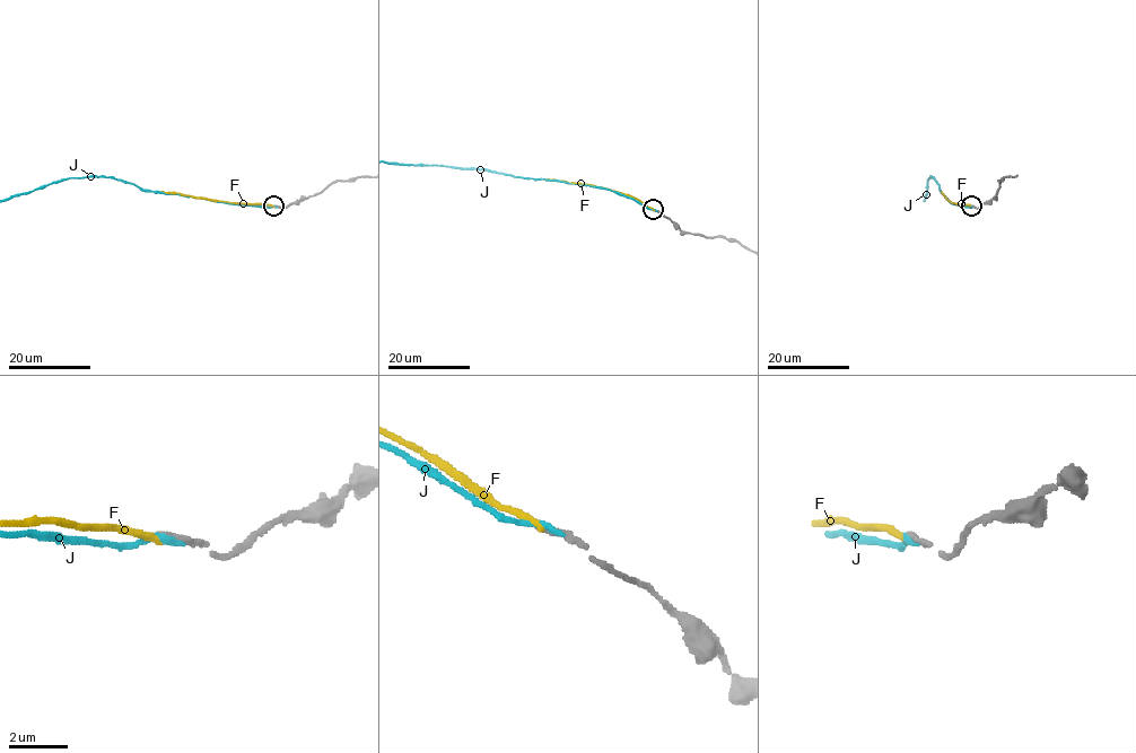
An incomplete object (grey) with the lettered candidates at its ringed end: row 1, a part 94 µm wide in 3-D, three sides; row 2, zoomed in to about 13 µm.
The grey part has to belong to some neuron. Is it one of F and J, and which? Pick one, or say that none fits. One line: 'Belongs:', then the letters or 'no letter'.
Belongs: no letter

